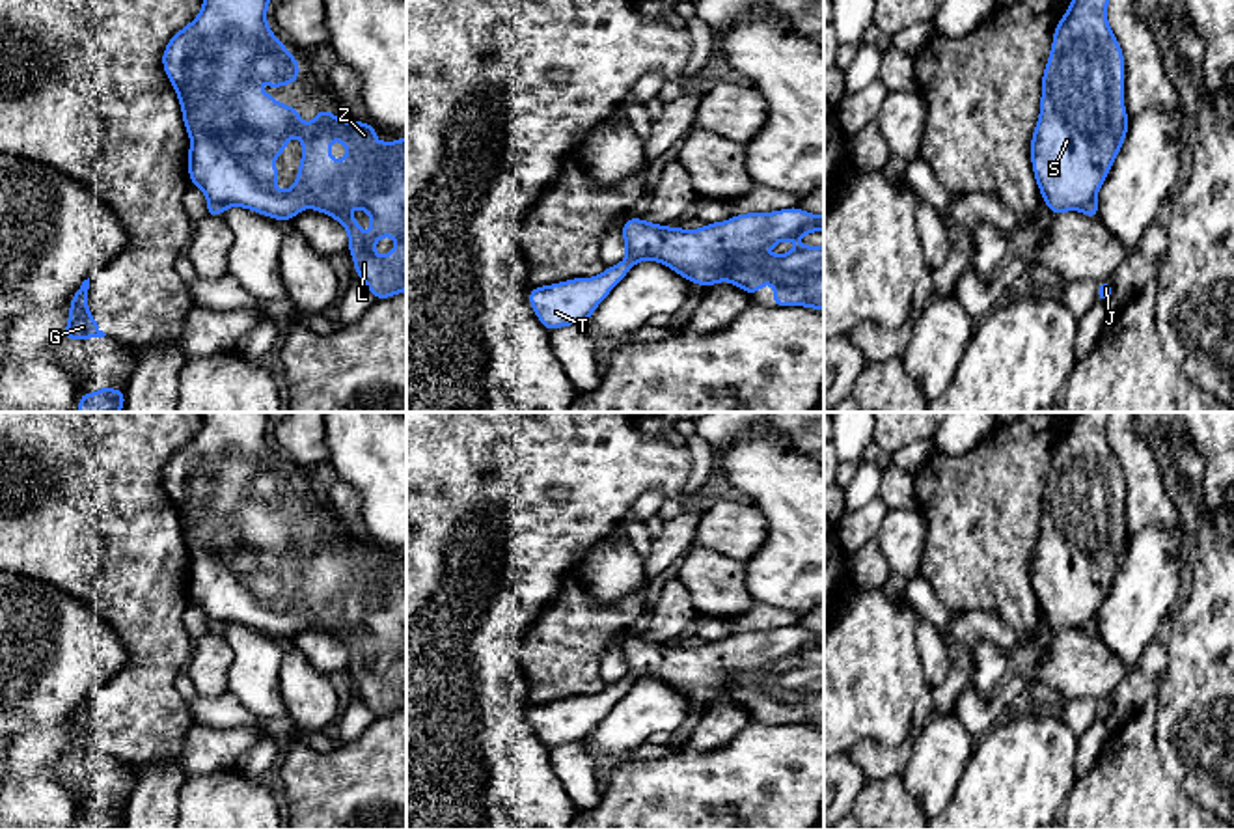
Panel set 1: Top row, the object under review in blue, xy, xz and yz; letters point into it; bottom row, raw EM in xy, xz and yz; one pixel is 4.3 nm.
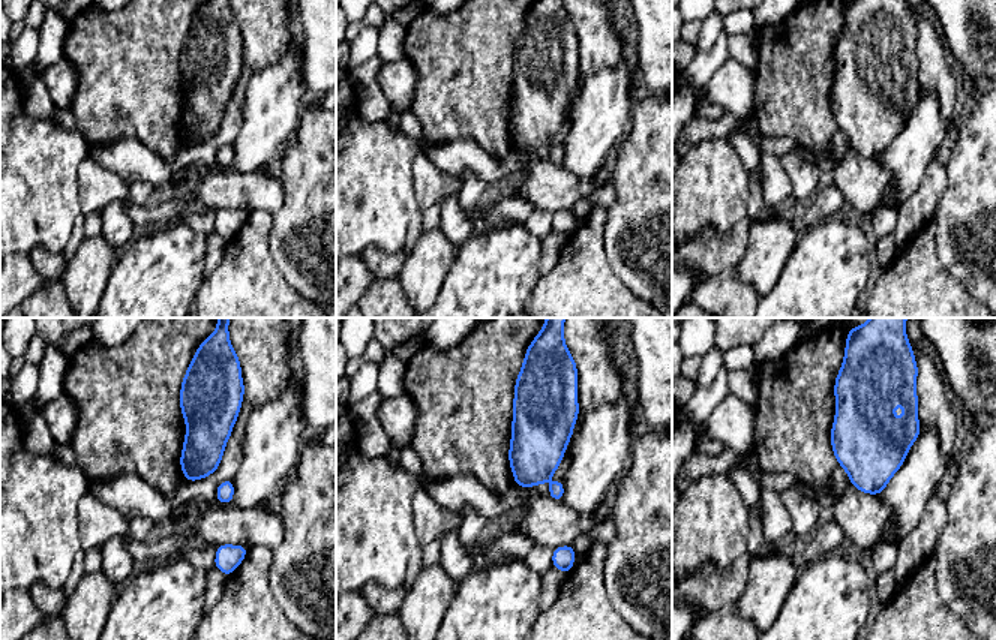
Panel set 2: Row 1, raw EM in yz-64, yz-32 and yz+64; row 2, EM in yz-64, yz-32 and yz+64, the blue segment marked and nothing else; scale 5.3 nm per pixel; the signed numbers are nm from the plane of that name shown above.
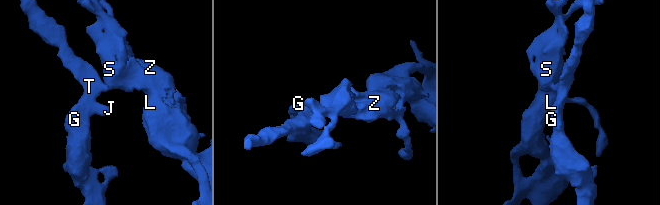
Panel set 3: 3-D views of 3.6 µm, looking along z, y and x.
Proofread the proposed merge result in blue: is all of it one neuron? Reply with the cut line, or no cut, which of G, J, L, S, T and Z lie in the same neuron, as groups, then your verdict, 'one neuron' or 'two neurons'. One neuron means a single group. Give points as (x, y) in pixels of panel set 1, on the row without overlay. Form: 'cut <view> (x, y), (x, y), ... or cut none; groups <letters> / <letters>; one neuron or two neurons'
cut yz (1095, 614), (1080, 627); groups G J T / L S Z; two neurons

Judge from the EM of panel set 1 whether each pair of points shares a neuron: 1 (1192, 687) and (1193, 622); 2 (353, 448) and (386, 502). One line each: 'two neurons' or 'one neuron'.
1: one neuron
2: one neuron

